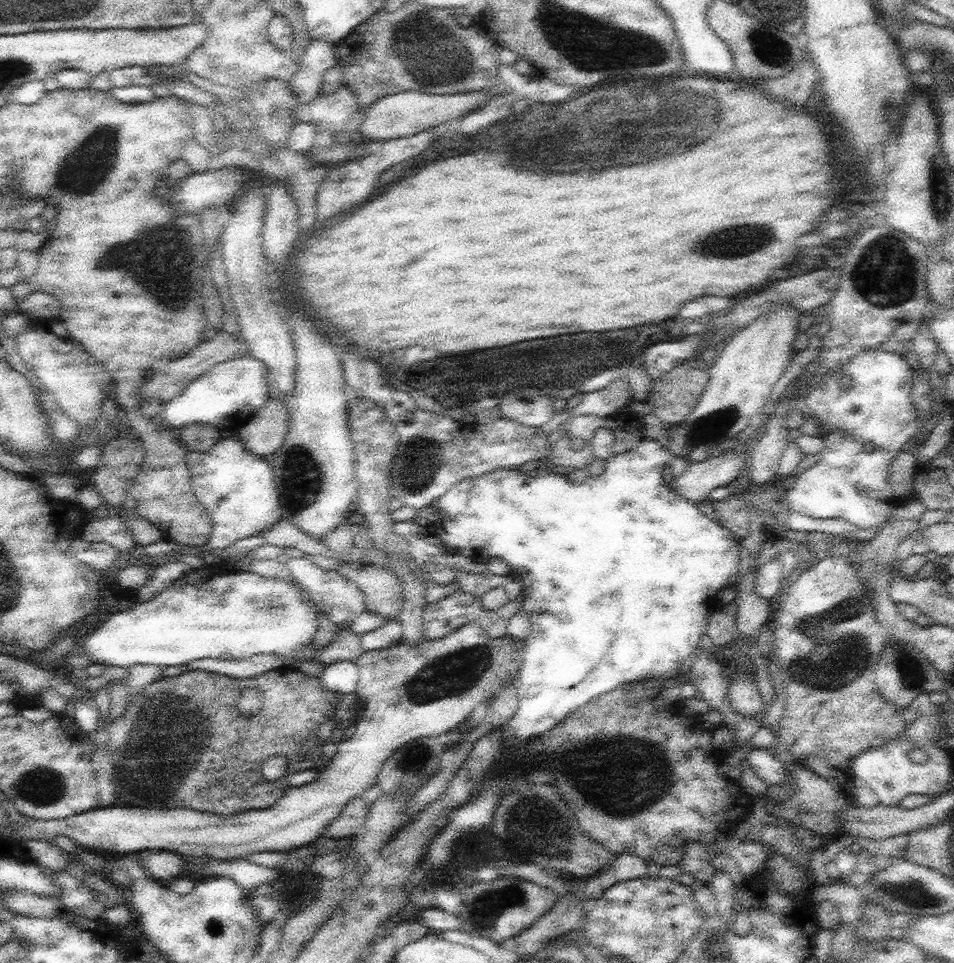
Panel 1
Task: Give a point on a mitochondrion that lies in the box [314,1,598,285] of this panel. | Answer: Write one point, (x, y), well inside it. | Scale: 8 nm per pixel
(446, 62)

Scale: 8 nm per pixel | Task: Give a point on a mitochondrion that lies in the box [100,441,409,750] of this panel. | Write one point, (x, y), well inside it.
(302, 476)

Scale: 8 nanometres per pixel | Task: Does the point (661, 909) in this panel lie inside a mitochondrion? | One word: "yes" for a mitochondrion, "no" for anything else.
no

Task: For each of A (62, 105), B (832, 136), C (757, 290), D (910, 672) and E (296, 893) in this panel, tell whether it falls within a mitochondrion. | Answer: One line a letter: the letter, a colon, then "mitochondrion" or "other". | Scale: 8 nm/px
A: other
B: other
C: other
D: mitochondrion
E: other

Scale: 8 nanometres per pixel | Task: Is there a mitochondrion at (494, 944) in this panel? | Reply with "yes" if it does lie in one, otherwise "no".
no

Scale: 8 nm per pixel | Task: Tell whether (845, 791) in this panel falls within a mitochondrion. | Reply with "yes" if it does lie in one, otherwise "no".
no

